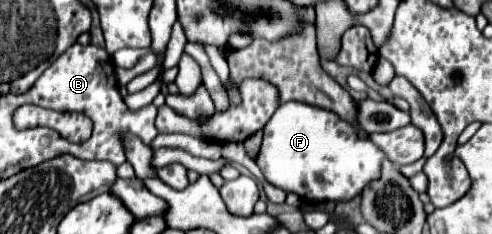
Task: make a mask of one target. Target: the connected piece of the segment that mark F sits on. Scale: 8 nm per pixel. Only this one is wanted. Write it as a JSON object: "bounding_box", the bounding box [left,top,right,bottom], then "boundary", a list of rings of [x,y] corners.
{"bounding_box":[256,101,384,203],"boundary":[[[288,101],[280,105],[274,117],[264,127],[262,149],[256,157],[264,179],[286,191],[296,193],[304,203],[344,203],[362,195],[364,187],[380,177],[384,153],[372,141],[358,139],[356,129],[326,113],[326,109],[310,109],[310,105],[298,105]]]}

